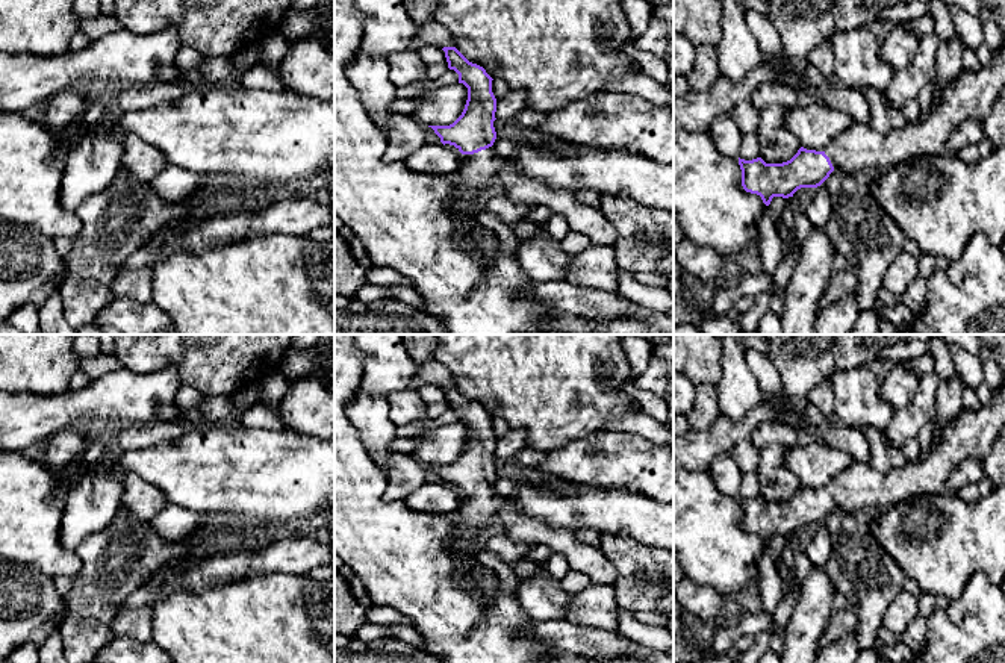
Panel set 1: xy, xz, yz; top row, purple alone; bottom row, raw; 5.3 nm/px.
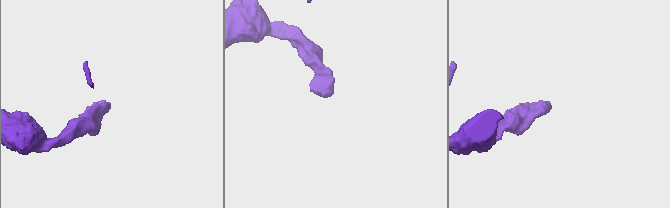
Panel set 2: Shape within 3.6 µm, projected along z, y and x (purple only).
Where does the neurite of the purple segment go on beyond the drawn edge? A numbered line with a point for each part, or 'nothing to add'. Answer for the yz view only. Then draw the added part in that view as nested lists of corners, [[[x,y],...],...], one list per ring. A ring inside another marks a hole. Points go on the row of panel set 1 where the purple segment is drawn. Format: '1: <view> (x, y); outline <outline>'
1: yz (861, 149); outline [[[1005,41],[993,51],[988,67],[976,73],[963,70],[917,120],[887,135],[867,124],[852,124],[828,144],[825,154],[842,174],[878,174],[913,157],[944,154],[951,132],[964,120],[982,121],[1003,88]]]

